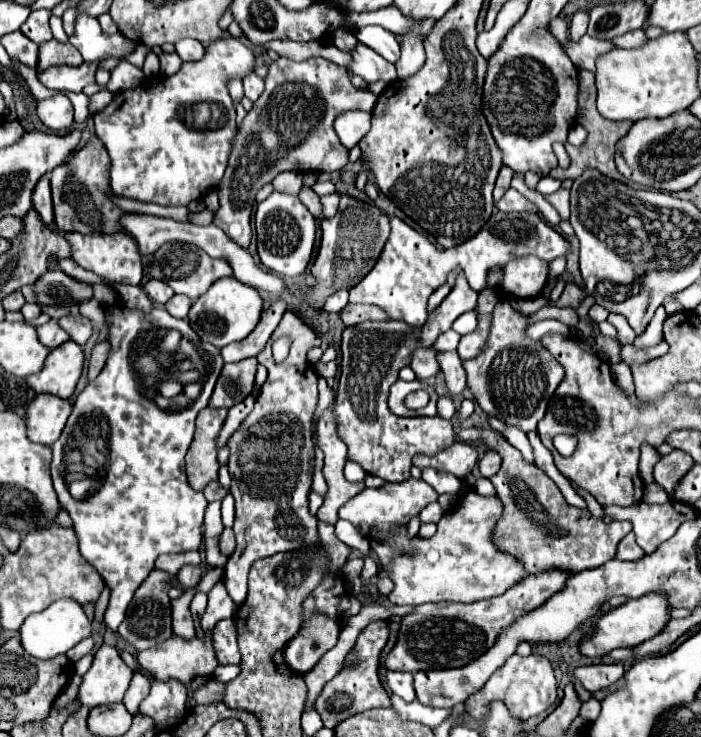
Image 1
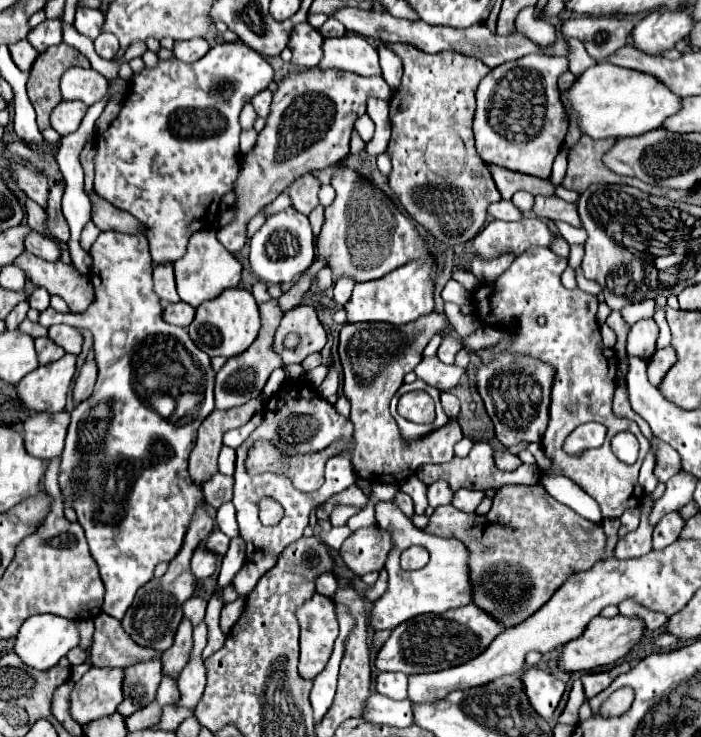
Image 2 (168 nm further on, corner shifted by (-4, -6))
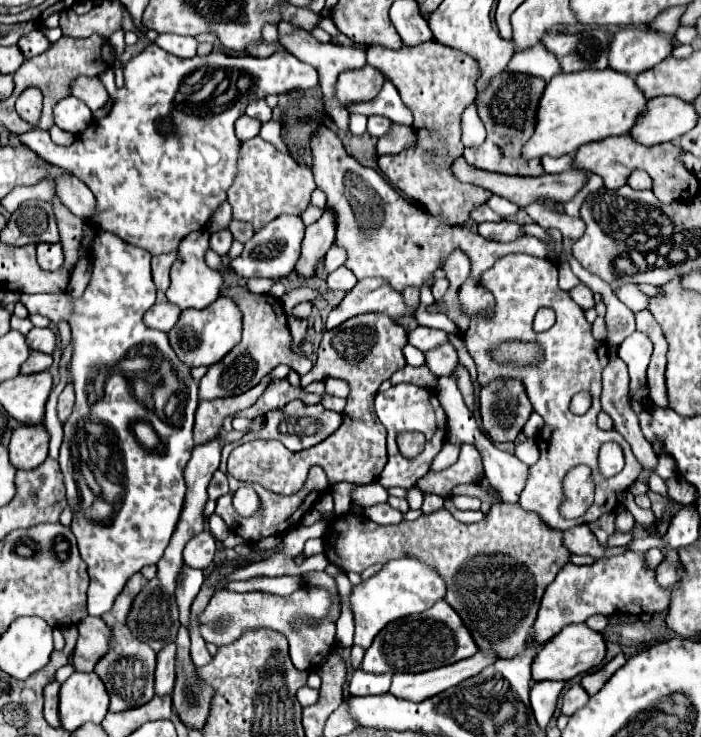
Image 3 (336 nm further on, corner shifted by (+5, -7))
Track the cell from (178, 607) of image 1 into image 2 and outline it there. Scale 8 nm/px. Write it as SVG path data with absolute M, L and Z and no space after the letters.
M184 619L182 625L178 627L174 645L162 653L162 671L164 675L178 679L178 673L184 669L188 663L188 655L192 649L192 625Z

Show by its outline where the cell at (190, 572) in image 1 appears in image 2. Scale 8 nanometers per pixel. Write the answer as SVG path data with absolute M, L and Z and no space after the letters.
M200 545L192 557L192 573L198 579L206 579L216 571L216 561L218 561L216 553L210 551L206 545Z

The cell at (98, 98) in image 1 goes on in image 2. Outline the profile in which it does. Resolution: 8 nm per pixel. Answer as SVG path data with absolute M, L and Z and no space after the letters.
M62 101L62 103L52 111L52 117L50 117L52 127L54 127L62 137L74 133L74 131L80 127L80 123L82 123L82 119L84 119L84 115L86 115L86 109L88 109L88 107L86 107L82 101Z

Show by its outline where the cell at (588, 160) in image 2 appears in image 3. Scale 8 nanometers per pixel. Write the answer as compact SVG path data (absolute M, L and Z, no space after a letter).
M634 170L628 178L628 185L635 190L645 190L651 188L651 178L643 170Z

